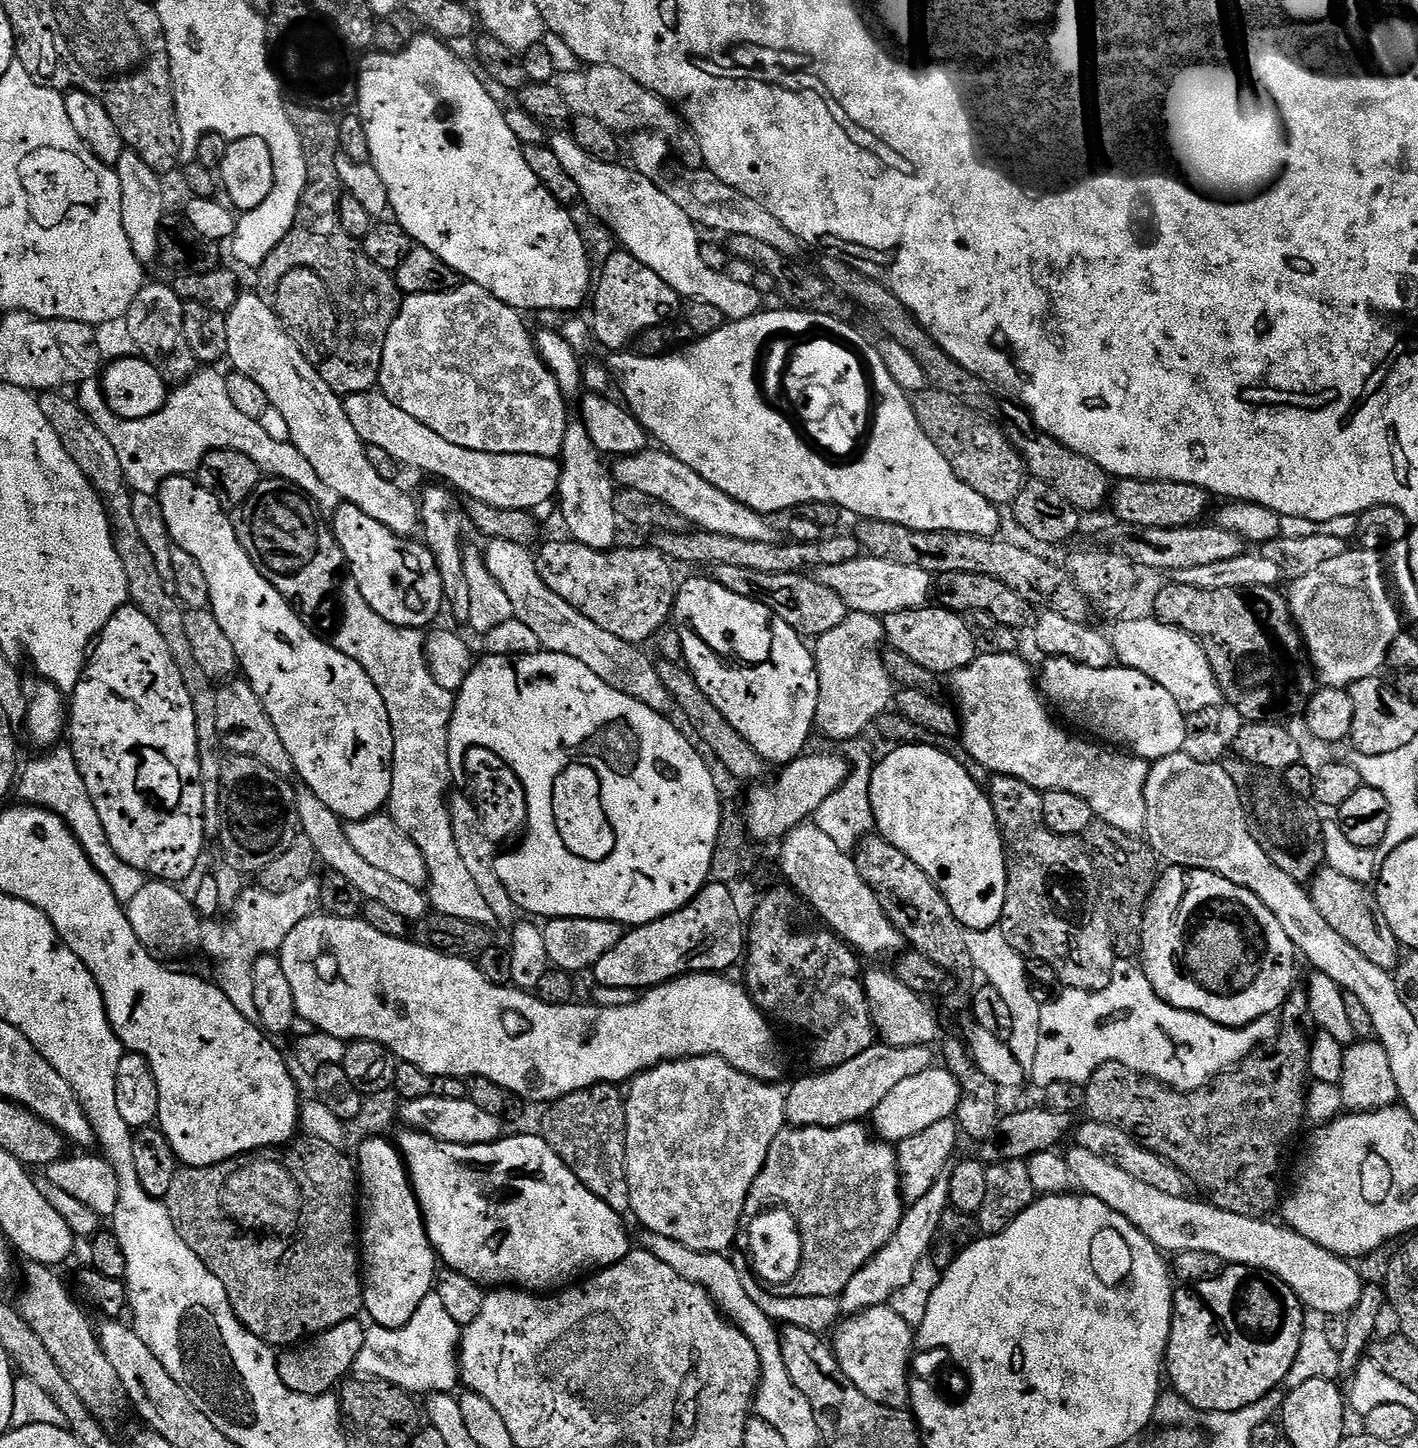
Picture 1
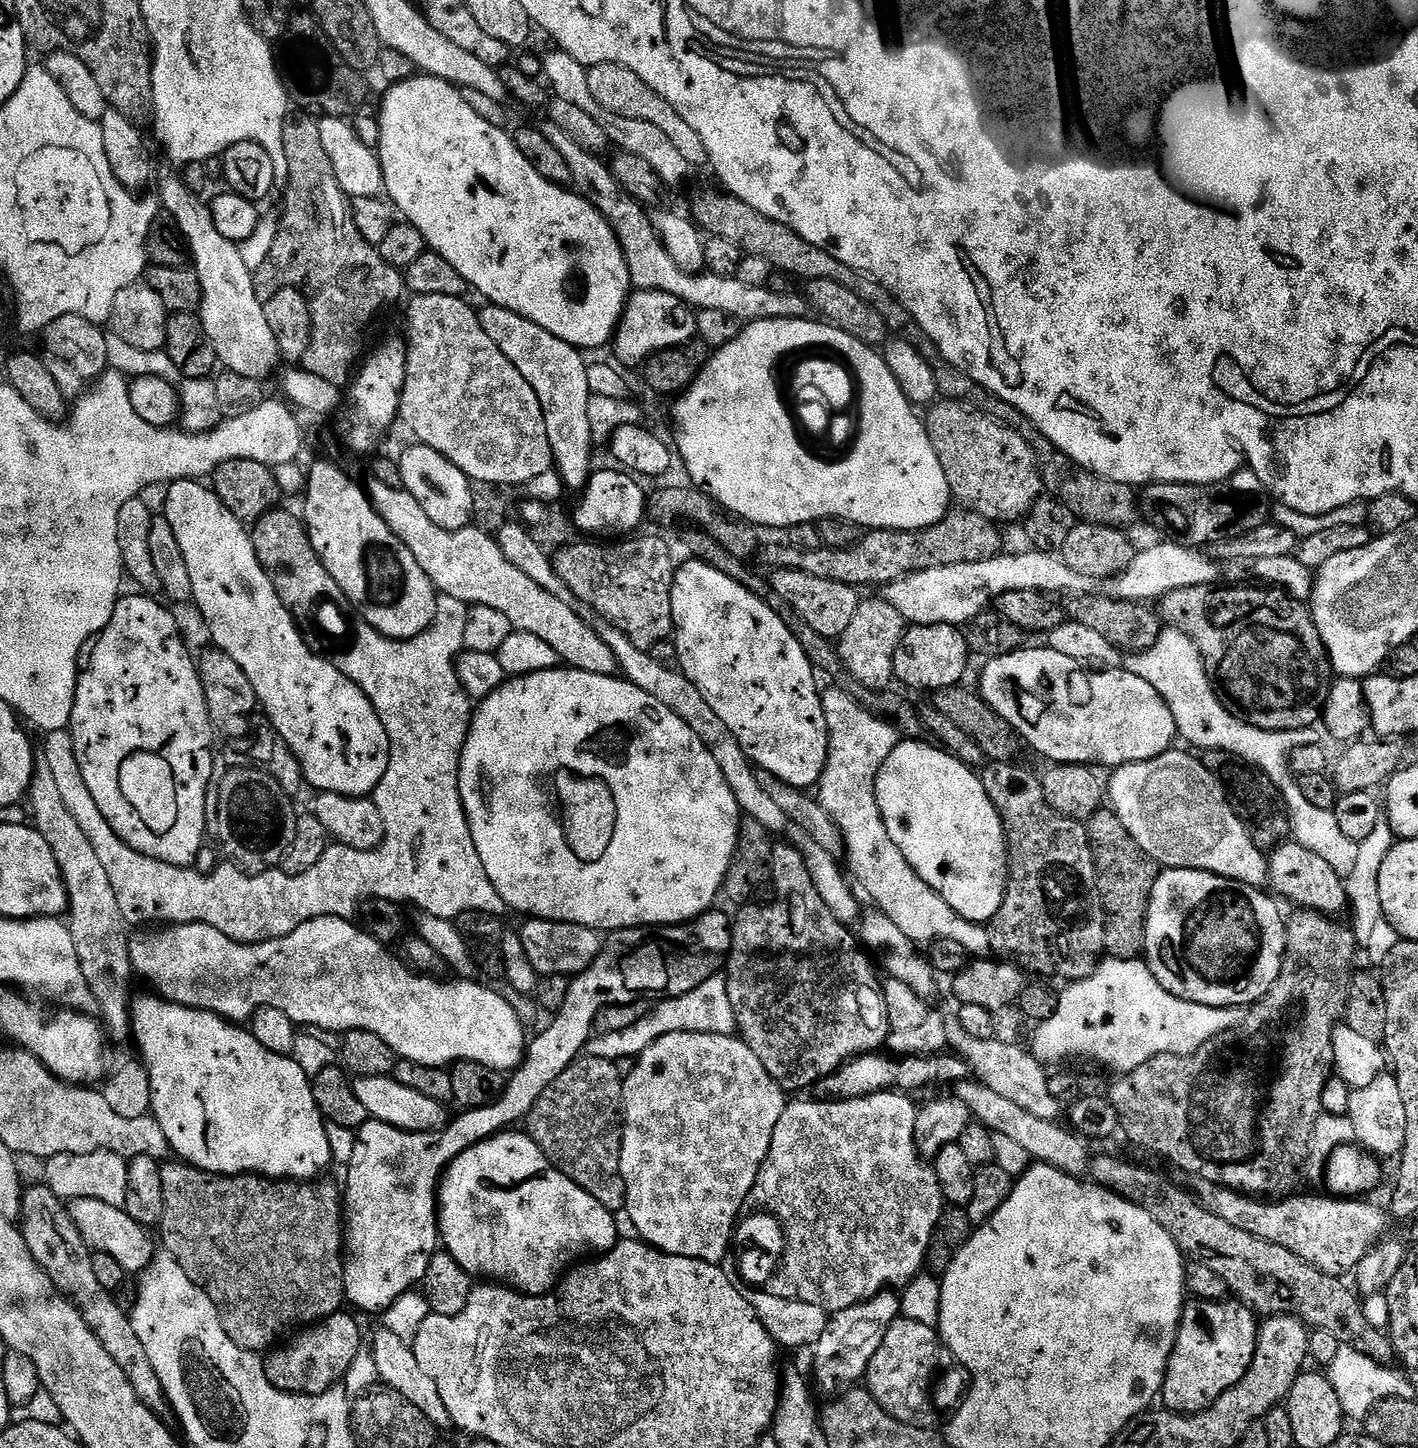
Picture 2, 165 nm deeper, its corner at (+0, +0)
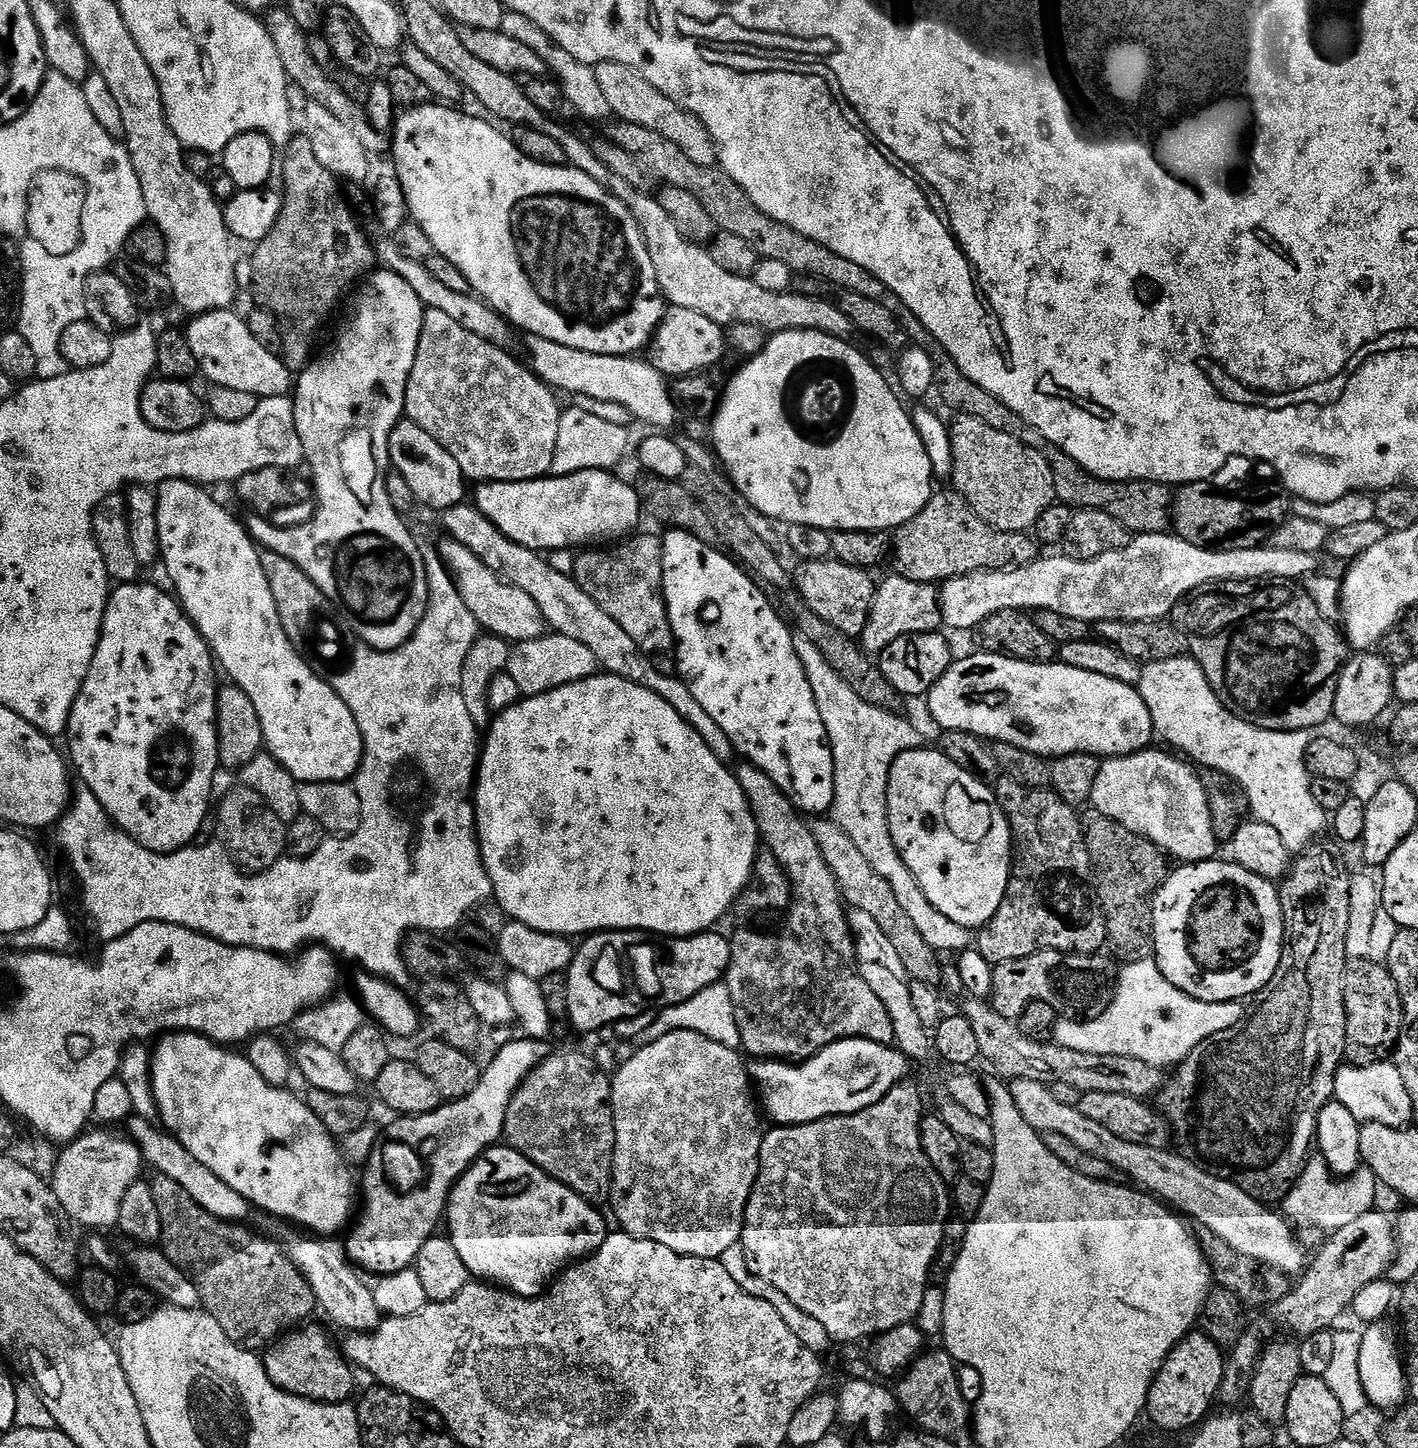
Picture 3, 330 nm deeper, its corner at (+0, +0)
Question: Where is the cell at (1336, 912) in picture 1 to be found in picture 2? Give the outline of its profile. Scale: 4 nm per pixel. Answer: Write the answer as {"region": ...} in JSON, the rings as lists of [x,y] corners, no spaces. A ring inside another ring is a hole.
{"region":[[[1285,842],[1271,849],[1268,856],[1268,875],[1276,883],[1277,897],[1285,896],[1296,903],[1300,910],[1322,912],[1326,916],[1339,917],[1340,911],[1349,907],[1348,885],[1345,877],[1336,873],[1336,868],[1315,848],[1307,848],[1298,842]]]}

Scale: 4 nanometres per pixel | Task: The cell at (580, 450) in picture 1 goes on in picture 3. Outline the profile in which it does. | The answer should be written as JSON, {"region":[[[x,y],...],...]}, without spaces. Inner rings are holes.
{"region":[[[391,239],[384,240],[375,247],[377,259],[391,272],[399,274],[400,277],[406,279],[414,289],[414,294],[424,304],[425,309],[440,310],[442,314],[447,314],[454,322],[462,326],[466,330],[470,330],[472,334],[476,334],[488,344],[496,347],[507,347],[512,334],[511,325],[503,316],[497,314],[483,300],[472,294],[457,294],[454,290],[447,289],[438,278],[434,278],[430,274],[427,265],[423,261],[417,261],[406,258],[399,250],[395,241]]]}

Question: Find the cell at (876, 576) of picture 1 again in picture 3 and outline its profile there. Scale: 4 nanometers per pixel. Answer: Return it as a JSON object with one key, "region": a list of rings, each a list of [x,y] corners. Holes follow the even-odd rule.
{"region":[[[1140,534],[1120,552],[1102,554],[1102,558],[1093,560],[1073,560],[1067,554],[1059,555],[1049,560],[1037,558],[1020,568],[975,572],[945,580],[939,589],[940,613],[944,615],[944,624],[952,628],[976,630],[983,620],[990,618],[990,614],[1011,608],[1045,608],[1089,622],[1162,620],[1180,599],[1183,601],[1189,594],[1203,589],[1200,588],[1203,584],[1212,584],[1215,580],[1268,582],[1273,578],[1296,582],[1313,575],[1318,568],[1316,556],[1298,554],[1298,550],[1261,546],[1225,552],[1190,546],[1190,542],[1181,540],[1175,534]]]}

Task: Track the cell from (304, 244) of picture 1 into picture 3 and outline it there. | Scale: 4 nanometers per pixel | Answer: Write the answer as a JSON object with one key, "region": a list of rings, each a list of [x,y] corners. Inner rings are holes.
{"region":[[[296,134],[283,145],[278,160],[279,175],[284,175],[282,187],[283,204],[277,224],[262,240],[255,245],[250,270],[256,273],[256,280],[250,288],[260,288],[260,299],[264,300],[264,309],[274,314],[280,323],[282,334],[282,359],[289,373],[296,374],[308,367],[313,355],[312,343],[316,340],[316,331],[328,320],[328,315],[336,308],[336,303],[349,295],[348,287],[352,283],[363,281],[377,267],[378,259],[373,241],[364,237],[358,221],[352,217],[346,201],[340,197],[337,177],[332,175],[314,154],[307,135]]]}

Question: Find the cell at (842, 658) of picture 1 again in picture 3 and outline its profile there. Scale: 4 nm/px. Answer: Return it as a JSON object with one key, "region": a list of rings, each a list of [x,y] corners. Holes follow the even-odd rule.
{"region":[[[889,574],[877,583],[876,593],[870,606],[870,618],[866,622],[866,630],[858,638],[858,643],[865,652],[879,654],[890,646],[890,642],[898,642],[898,638],[918,634],[919,632],[935,632],[944,624],[944,615],[940,613],[940,593],[937,585],[910,582],[910,578],[902,578]]]}

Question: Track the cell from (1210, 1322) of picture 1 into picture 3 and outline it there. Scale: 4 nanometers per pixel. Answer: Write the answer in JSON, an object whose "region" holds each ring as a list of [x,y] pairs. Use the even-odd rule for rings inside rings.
{"region":[[[1199,1330],[1189,1332],[1177,1342],[1174,1350],[1164,1359],[1164,1364],[1156,1371],[1148,1391],[1146,1416],[1149,1416],[1164,1432],[1180,1432],[1183,1428],[1195,1429],[1213,1411],[1212,1399],[1215,1401],[1219,1397],[1225,1367],[1225,1353],[1209,1336],[1205,1336]]]}

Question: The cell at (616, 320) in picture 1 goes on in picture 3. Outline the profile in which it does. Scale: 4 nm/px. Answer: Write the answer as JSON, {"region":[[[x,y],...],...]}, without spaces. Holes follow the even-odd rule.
{"region":[[[669,307],[656,327],[652,343],[646,349],[646,360],[663,377],[675,378],[715,369],[724,352],[726,353],[725,329],[721,325],[706,318],[706,314]]]}

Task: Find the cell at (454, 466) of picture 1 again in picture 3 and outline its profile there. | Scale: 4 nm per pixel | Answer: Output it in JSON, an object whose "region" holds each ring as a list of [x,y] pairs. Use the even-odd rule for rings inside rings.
{"region":[[[221,310],[218,312],[201,312],[193,315],[186,327],[186,337],[190,350],[197,360],[199,371],[209,381],[209,385],[221,388],[230,386],[230,390],[246,390],[246,394],[254,394],[261,398],[265,396],[288,396],[293,391],[294,380],[283,359],[277,353],[266,350],[254,334],[250,334],[250,326],[243,315],[239,316],[236,310]]]}

